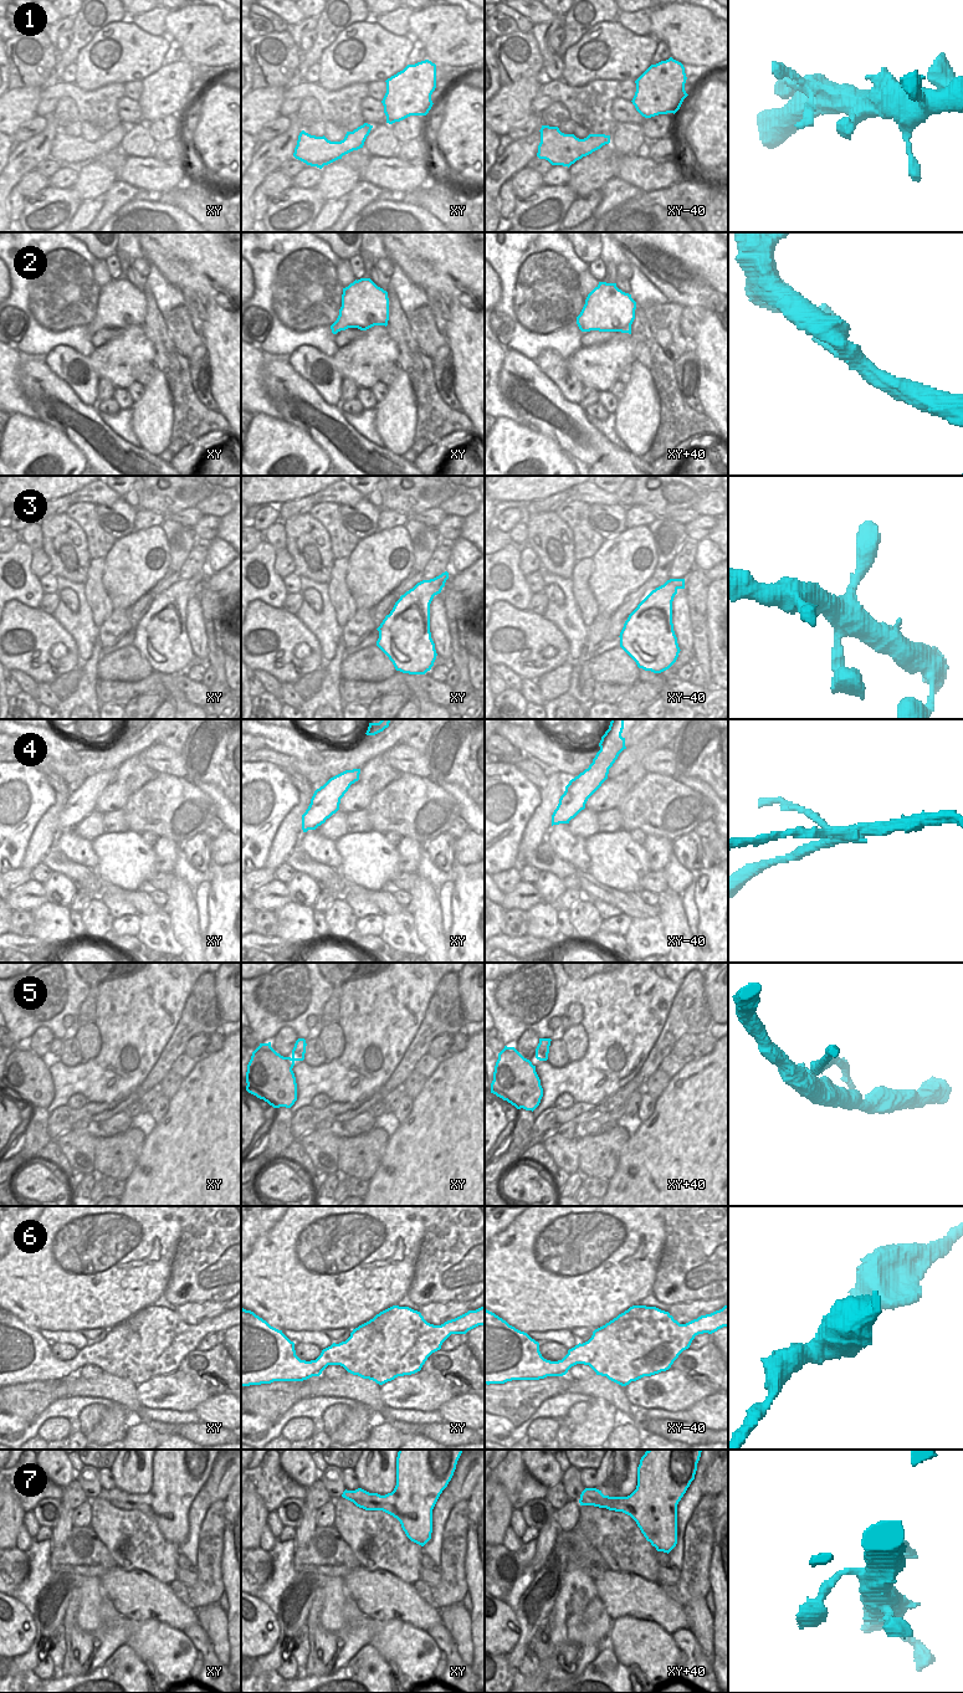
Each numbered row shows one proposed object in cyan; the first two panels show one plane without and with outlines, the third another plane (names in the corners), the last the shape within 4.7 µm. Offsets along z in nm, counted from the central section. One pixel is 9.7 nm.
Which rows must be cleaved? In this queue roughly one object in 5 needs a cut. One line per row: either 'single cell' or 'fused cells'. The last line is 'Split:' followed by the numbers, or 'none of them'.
1: single cell
2: single cell
3: single cell
4: fused cells
5: fused cells
6: single cell
7: single cell
Split: 4, 5

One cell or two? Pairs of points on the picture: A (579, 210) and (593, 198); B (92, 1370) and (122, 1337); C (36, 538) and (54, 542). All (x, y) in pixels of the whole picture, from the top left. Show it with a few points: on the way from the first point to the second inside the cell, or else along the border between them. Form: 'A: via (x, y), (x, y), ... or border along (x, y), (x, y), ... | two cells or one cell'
A: via (583, 208), (589, 201) | one cell
B: border along (104, 1371), (96, 1365), (85, 1365), (76, 1374) | two cells
C: border along (40, 527), (42, 547) | two cells

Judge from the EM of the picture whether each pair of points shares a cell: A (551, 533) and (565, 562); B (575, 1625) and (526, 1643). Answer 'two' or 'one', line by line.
A: one
B: two

